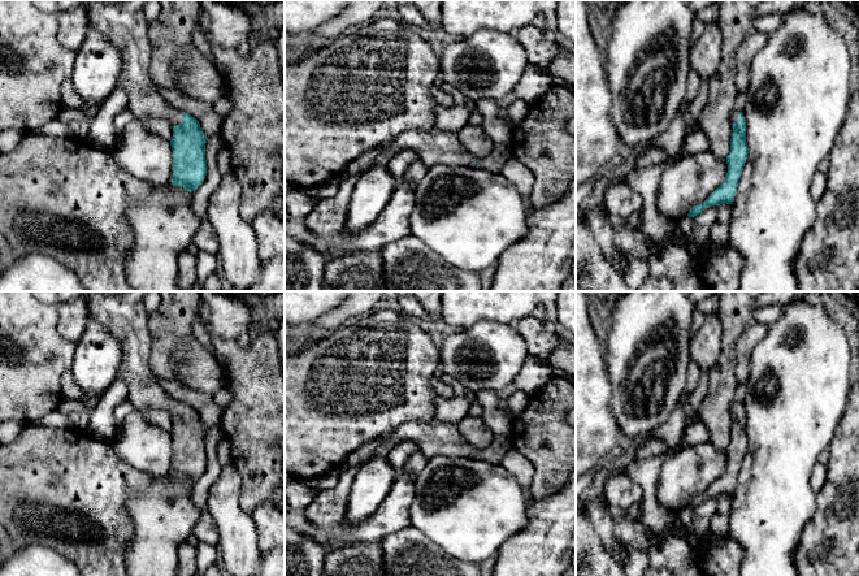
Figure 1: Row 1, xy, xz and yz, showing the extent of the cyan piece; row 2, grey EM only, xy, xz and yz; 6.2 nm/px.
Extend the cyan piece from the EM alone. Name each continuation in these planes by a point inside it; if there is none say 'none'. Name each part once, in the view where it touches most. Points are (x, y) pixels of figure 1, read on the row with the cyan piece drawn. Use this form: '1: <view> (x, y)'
1: xy (122, 22)

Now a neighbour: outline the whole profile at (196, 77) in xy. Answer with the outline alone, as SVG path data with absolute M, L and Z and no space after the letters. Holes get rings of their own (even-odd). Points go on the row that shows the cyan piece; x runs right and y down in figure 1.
M190 44L173 60L173 77L190 98L213 104L225 94L225 83L213 62Z

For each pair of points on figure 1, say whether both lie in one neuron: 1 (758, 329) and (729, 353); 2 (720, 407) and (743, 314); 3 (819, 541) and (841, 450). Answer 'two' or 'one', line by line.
1: two
2: one
3: one

